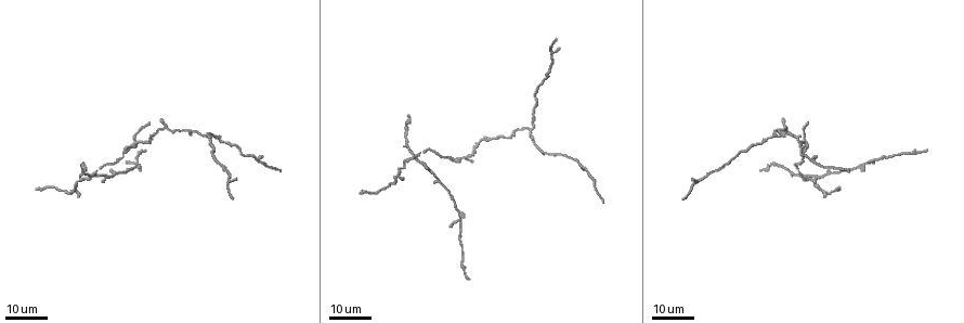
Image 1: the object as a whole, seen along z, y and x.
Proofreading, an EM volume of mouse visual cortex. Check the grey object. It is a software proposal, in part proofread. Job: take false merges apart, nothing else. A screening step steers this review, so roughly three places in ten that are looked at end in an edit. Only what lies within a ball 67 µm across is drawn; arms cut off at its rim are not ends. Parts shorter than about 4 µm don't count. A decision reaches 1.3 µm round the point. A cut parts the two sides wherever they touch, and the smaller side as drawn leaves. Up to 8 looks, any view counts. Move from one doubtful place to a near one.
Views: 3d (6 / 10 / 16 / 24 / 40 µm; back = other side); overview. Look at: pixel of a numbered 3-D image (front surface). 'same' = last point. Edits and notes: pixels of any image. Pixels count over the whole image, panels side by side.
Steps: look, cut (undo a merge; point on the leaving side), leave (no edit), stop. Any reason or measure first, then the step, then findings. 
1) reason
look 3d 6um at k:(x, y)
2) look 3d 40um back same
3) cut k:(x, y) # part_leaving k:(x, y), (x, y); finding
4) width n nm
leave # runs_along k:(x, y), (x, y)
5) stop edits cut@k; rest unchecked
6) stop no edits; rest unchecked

looks like a crossing
look 3d 16um at 1:(801, 177)

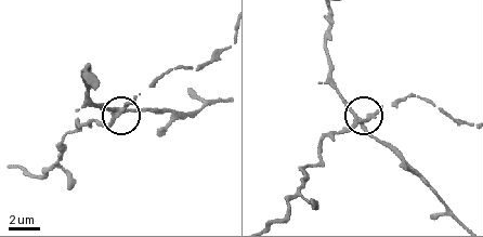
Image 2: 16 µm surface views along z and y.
look 3d 10um at 2:(363, 125)

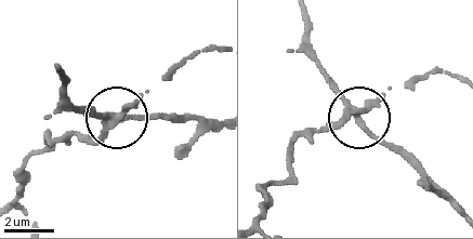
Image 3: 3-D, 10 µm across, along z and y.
cut 3:(138, 116) # part_leaving 3:(110, 120), (220, 120); two neurons meet here

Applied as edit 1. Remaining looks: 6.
look overview

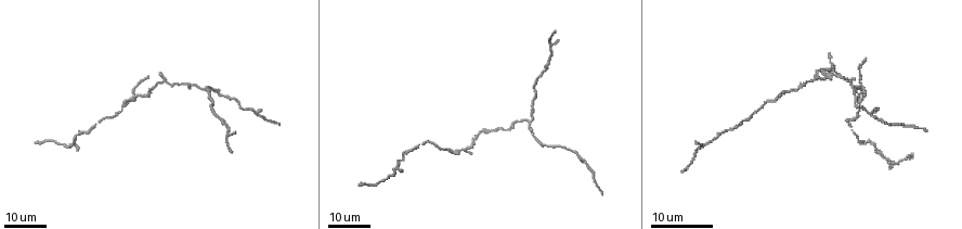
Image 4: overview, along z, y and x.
a fork
look 3d 16um at 4:(864, 88)

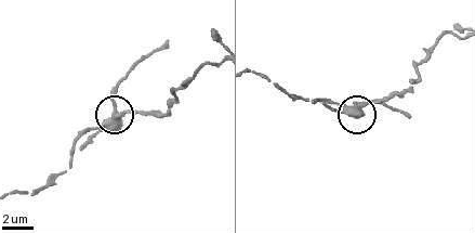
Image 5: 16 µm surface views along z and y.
zoom in
look 3d 10um at 5:(113, 115)

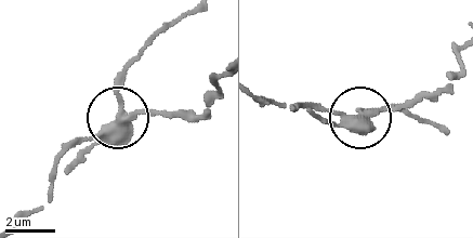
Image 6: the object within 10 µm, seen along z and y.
other side
look 3d 10um back at 6:(119, 116)

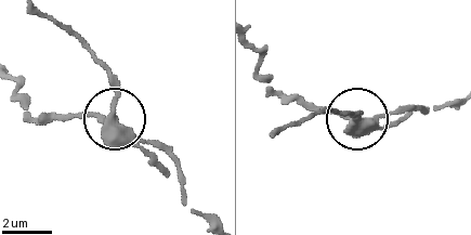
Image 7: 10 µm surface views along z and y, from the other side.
width 400 nm
cut 7:(147, 153) # part_leaving 7:(121, 127), (108, 74), (47, 17); two neurons meet here

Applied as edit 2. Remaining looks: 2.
stop edits cut@3, cut@7; rest unchecked

